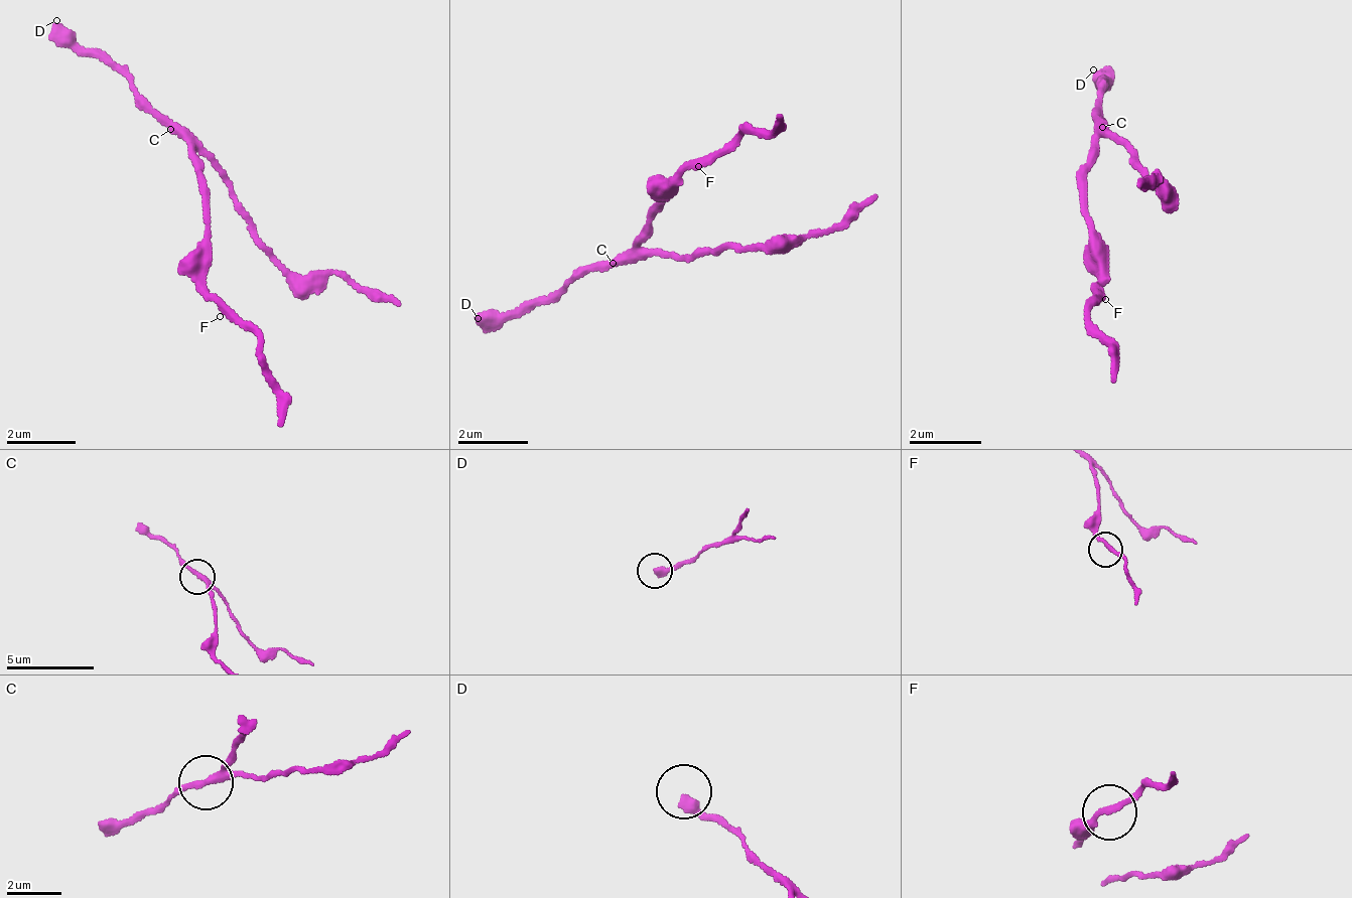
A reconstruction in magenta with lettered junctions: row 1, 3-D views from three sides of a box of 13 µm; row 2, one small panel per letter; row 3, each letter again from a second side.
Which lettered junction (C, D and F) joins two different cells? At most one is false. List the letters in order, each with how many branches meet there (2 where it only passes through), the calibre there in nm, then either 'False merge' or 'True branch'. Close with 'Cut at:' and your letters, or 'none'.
C: Branches: 3. Thickness 200 nm. False merge
D: Branches: 1. Thickness 400 nm. True branch
F: Branches: 2. Thickness 200 nm. True branch
Cut at: C

